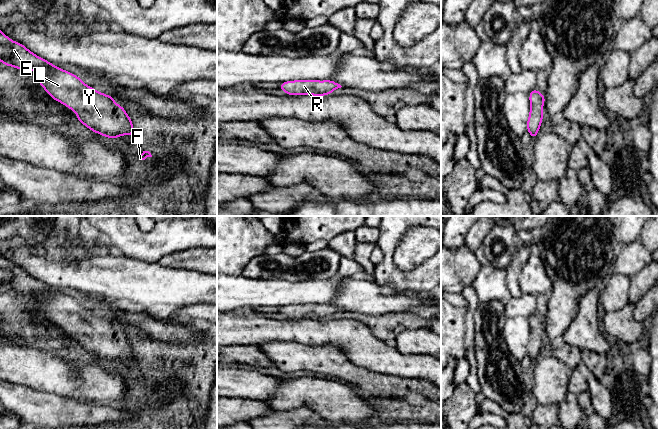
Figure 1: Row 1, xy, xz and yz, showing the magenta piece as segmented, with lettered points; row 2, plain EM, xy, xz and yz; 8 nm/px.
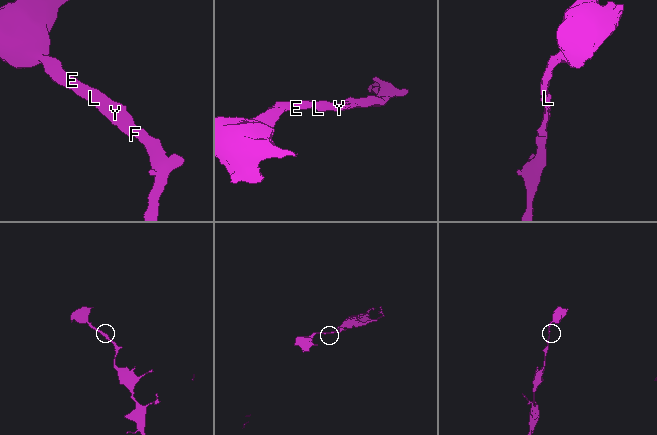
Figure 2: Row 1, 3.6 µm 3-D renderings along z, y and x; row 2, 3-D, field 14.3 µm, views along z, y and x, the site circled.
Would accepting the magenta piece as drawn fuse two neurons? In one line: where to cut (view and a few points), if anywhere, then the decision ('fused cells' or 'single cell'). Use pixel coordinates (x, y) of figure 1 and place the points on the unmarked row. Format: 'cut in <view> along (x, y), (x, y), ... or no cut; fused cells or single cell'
no cut; single cell

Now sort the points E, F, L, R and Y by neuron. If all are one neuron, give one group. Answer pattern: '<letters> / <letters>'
E F L R Y

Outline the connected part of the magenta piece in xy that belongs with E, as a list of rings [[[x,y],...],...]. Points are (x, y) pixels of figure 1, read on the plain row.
[[[0,255],[0,285],[5,290],[13,290],[19,294],[34,294],[38,300],[38,307],[47,315],[55,324],[68,330],[77,338],[78,345],[90,352],[94,357],[99,357],[105,361],[118,362],[121,359],[134,359],[134,352],[130,341],[124,334],[124,331],[116,329],[114,322],[110,319],[97,316],[94,312],[89,311],[76,299],[62,294],[52,287],[38,281],[29,275],[19,266],[10,264],[3,256]]]

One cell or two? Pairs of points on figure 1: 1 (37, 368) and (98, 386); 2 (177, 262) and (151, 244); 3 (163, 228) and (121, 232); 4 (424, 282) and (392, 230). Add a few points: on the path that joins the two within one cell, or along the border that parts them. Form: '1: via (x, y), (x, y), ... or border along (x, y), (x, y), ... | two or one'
1: via (52, 373), (74, 382), (83, 383) | one
2: border along (189, 248), (165, 254), (158, 261) | two
3: via (153, 237), (131, 237) | one
4: via (406, 280), (403, 280), (388, 265), (388, 248) | one

